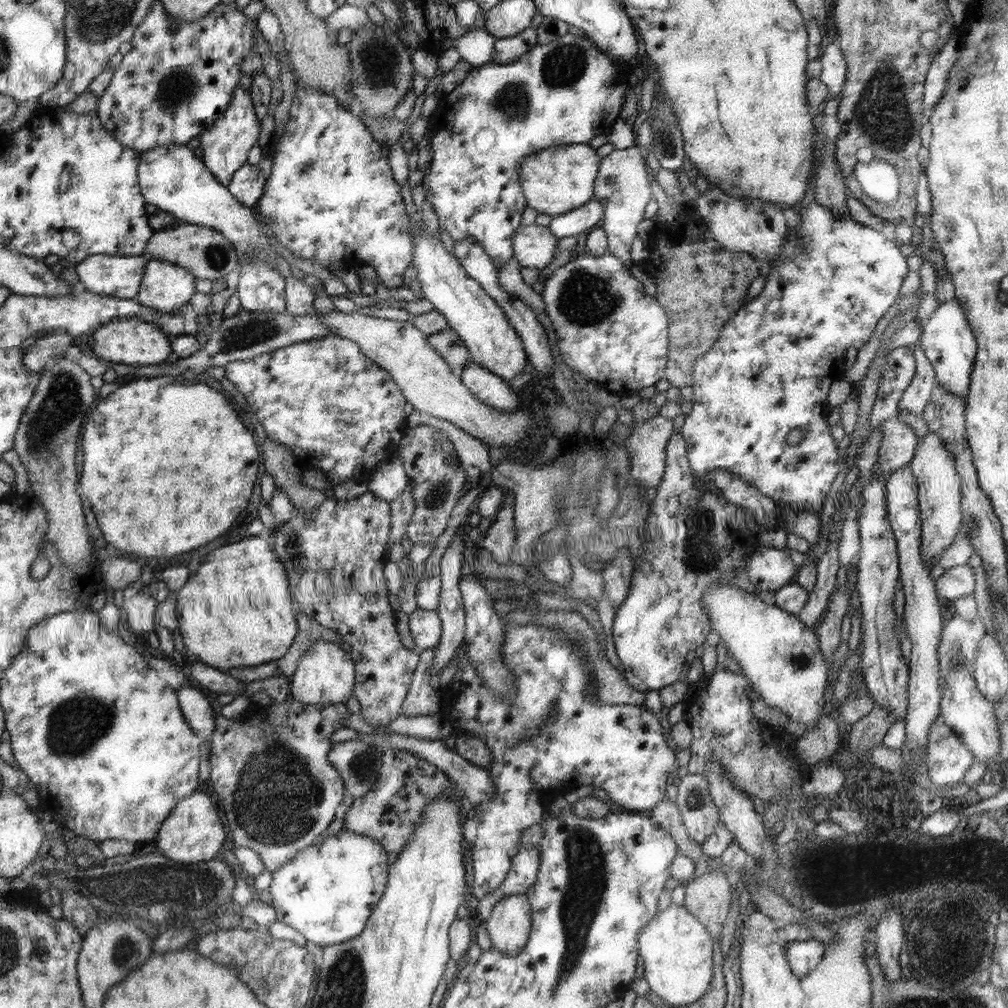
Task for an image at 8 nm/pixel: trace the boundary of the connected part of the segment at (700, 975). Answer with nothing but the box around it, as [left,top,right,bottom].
[638,905,715,1006]

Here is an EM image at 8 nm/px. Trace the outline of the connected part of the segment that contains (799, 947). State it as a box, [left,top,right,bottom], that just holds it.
[786,940,826,978]

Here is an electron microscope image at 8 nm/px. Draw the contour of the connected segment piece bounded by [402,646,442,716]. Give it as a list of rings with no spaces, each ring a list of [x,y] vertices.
[[[437,647],[422,651],[421,664],[414,673],[413,684],[405,698],[402,710],[404,716],[434,715],[442,710],[439,693],[430,684],[431,668]]]

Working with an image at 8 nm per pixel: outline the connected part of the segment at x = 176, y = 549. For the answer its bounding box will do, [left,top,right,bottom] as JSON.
[82,376,260,558]

